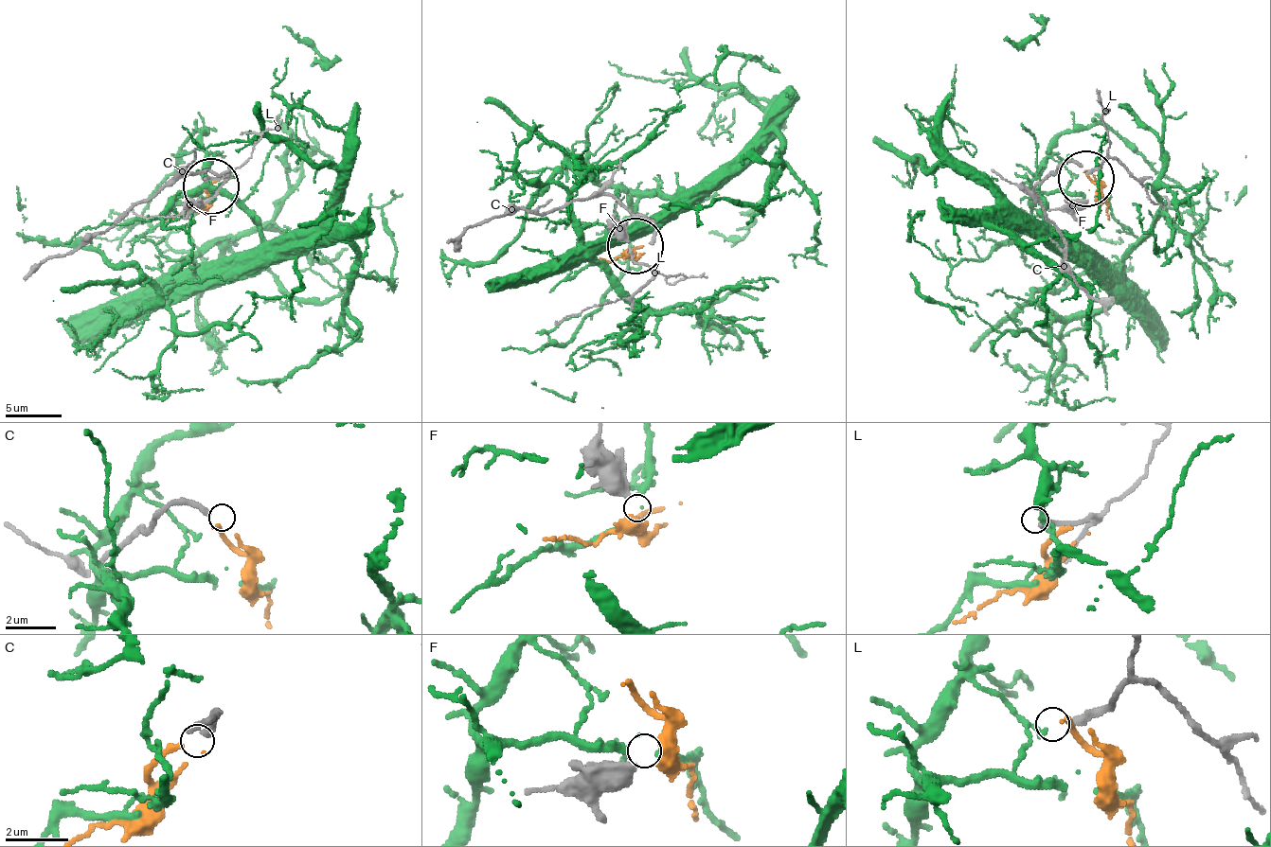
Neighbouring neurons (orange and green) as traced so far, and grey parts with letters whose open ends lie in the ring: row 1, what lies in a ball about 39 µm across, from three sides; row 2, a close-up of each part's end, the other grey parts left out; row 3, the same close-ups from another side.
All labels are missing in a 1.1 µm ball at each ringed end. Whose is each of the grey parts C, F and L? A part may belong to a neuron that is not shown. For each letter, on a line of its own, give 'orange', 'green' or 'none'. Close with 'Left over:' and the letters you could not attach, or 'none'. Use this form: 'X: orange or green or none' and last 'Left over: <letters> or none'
C: none
F: none
L: none
Left over: C, F, L

